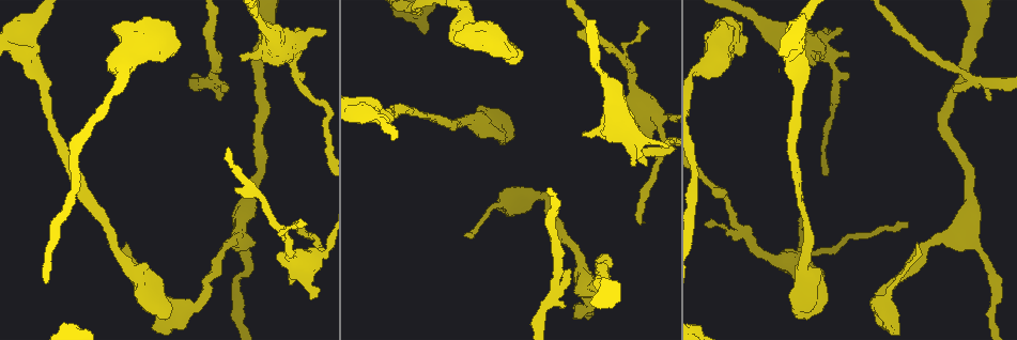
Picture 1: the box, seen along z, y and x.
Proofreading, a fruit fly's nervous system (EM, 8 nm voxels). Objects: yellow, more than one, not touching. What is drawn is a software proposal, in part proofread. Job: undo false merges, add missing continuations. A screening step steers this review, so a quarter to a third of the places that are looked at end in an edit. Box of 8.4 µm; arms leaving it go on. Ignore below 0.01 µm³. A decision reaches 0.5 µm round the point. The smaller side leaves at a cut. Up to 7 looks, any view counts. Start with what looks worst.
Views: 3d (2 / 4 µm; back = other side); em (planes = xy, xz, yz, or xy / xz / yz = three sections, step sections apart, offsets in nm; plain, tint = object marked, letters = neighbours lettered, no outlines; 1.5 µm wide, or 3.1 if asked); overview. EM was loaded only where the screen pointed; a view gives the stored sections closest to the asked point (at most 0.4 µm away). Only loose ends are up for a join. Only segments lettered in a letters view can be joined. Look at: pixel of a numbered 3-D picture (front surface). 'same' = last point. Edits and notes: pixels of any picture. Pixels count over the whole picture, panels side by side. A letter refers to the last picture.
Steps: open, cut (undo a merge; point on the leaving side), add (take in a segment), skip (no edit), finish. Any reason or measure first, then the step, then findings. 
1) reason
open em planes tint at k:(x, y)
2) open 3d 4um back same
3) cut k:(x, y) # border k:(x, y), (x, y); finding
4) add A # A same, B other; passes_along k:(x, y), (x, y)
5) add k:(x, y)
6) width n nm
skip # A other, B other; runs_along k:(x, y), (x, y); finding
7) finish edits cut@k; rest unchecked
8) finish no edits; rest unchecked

long arm stops here
open 3d 2um at 1:(638, 223)

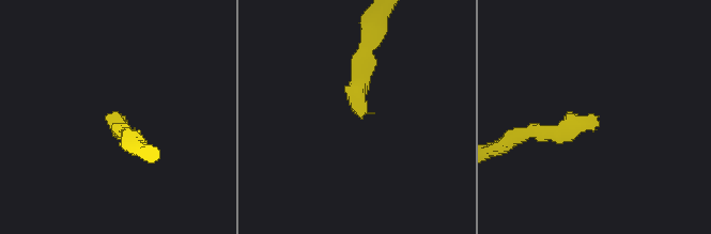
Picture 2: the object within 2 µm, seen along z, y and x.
need the tissue
open em planes tint at 2:(122, 116)

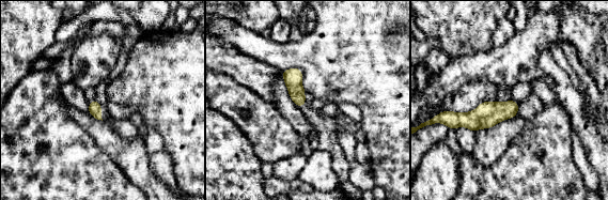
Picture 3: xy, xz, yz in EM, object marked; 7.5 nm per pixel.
open em planes letters same

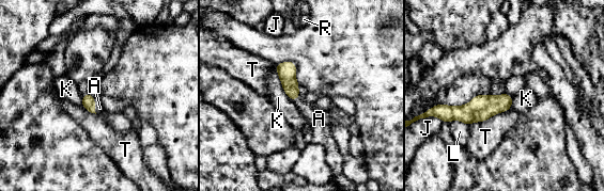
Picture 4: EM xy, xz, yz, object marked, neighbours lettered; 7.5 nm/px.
add A # A same, J other, K other, L other, R other, T other; passes_along 4:(88, 100), (94, 106), (99, 108); the neuron continues

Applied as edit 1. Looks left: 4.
see it whole again
open overview

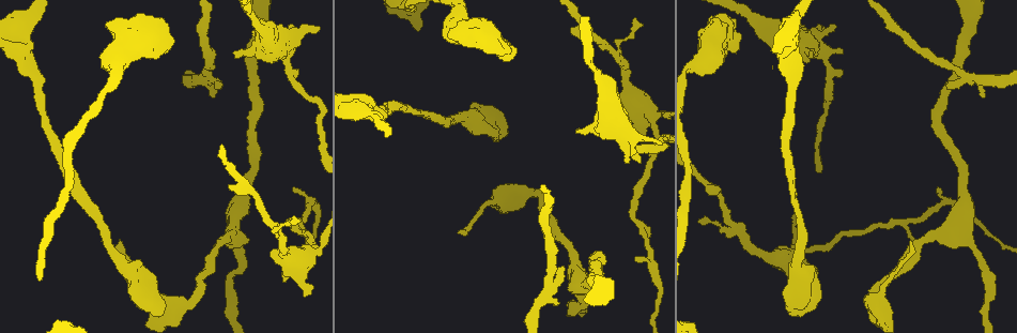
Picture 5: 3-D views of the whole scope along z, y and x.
arms part here
open 3d 4um at 5:(308, 251)

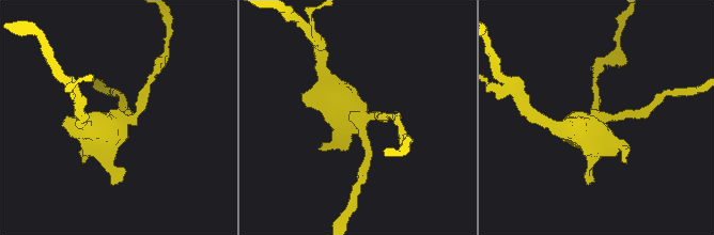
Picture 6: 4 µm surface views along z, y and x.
shape alone is not enough
open em planes letters at 6:(599, 122)

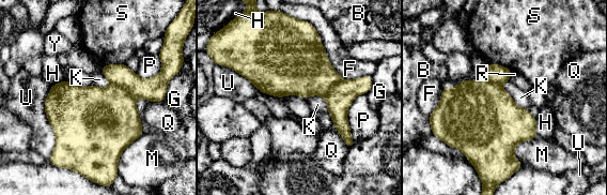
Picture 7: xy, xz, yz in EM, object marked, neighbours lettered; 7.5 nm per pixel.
width 220 nm
cut 7:(108, 116) # B other, F other, G other, H other, K other, M other, P other, Q other, R other, S other, U other, Y other; border 7:(111, 83), (124, 87), (135, 98); a second neuron is stuck on

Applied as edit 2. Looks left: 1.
free end
open em planes letters at 5:(564, 269)

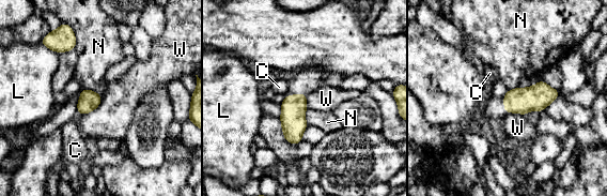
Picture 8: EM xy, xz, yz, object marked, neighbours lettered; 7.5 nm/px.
skip # C other, L other, N other, W other; border 8:(102, 95), (102, 102), (82, 116); no lettered segment goes on from it

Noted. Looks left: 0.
finish edits add@4, cut@7; rest unchecked

